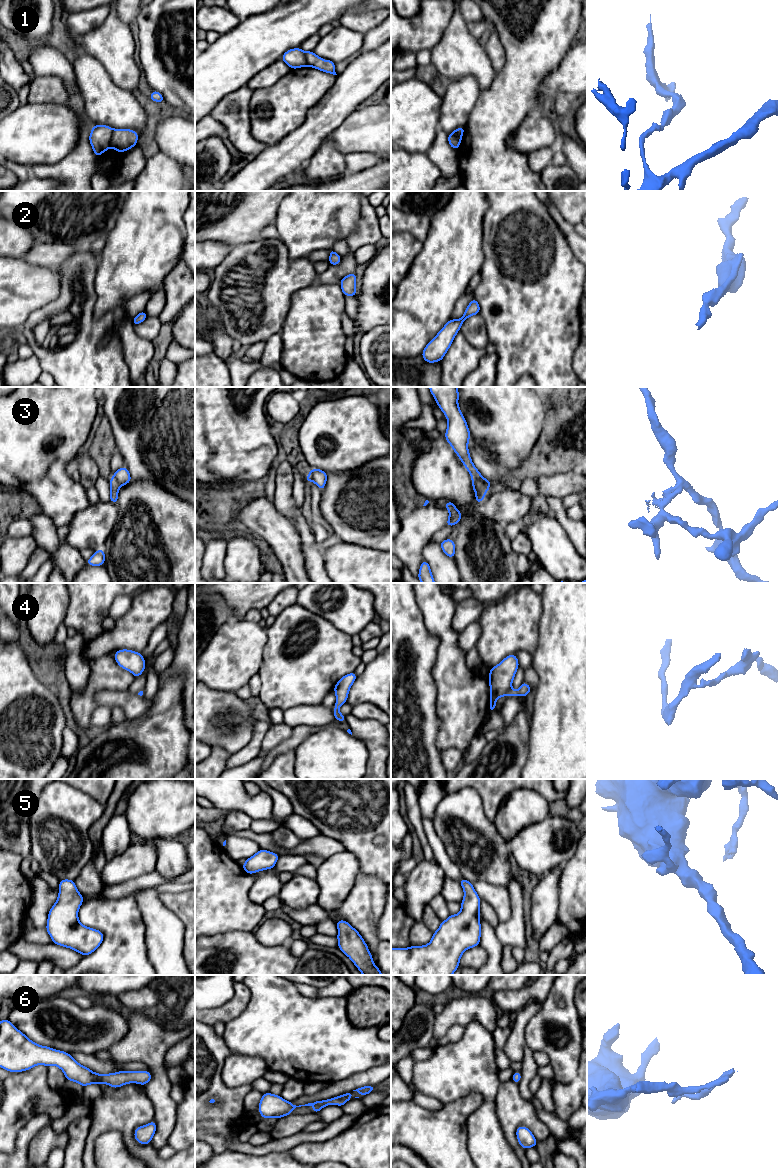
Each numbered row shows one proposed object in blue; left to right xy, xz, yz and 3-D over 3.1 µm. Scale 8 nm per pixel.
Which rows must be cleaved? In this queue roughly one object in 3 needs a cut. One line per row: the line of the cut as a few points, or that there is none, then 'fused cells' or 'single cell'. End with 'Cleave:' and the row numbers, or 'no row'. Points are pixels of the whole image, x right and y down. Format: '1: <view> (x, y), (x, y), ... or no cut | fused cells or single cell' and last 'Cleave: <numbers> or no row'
1: xy (114, 129), (109, 145) | fused cells
2: no cut | single cell
3: yz (472, 478), (481, 478), (486, 492) | fused cells
4: no cut | single cell
5: no cut | single cell
6: no cut | single cell
Cleave: 1, 3

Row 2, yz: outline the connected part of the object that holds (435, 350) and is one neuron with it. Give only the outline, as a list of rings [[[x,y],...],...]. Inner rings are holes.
[[[473,298],[467,306],[463,316],[457,320],[450,319],[438,334],[426,345],[421,354],[423,359],[427,363],[442,361],[463,322],[468,317],[476,314],[480,314],[480,306],[477,300]]]

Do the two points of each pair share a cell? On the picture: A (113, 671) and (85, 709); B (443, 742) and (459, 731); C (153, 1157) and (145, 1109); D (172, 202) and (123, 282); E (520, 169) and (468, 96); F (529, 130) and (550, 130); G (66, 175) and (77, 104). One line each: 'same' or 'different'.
A: same
B: same
C: same
D: same
E: different
F: same
G: same

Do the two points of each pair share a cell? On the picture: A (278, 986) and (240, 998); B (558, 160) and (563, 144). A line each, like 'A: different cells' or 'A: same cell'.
A: different cells
B: different cells

